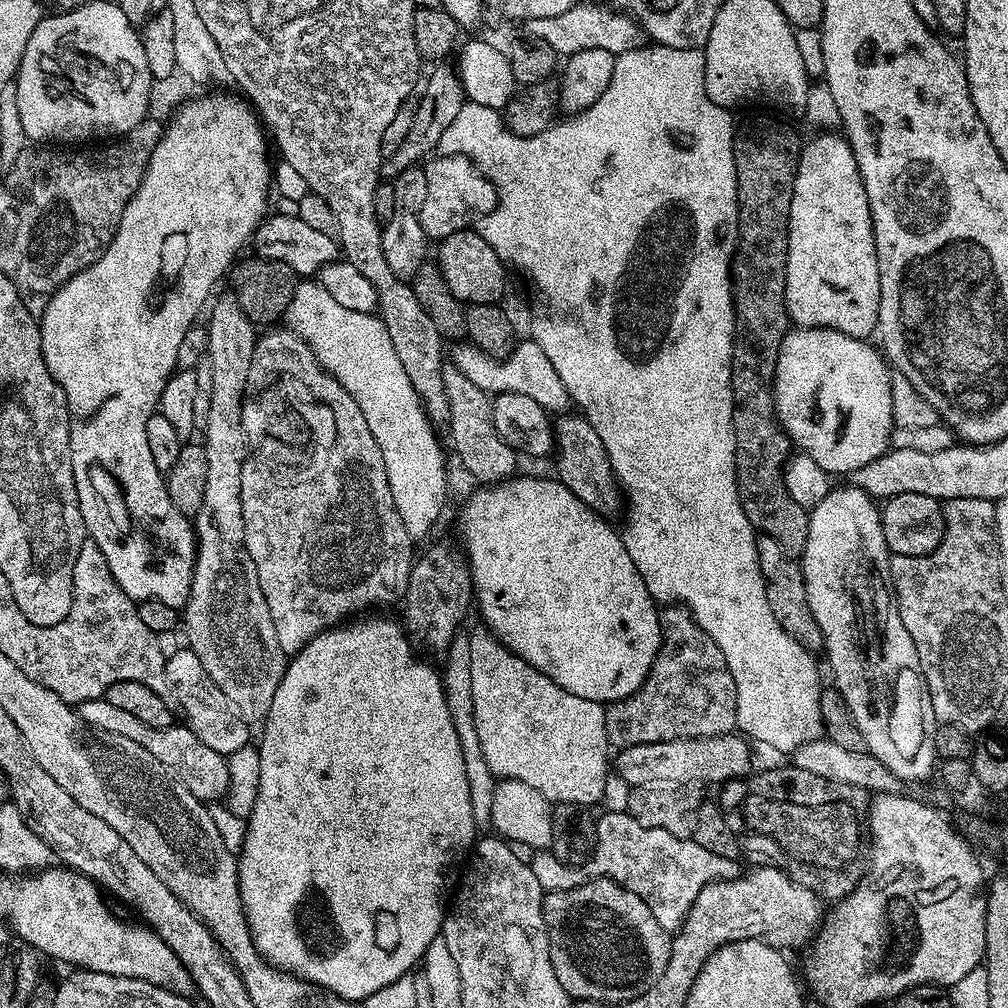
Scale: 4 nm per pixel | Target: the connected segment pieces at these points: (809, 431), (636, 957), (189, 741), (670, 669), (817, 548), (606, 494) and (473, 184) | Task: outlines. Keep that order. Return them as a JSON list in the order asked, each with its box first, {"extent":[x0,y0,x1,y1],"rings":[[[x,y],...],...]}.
[{"extent":[774,327,892,474],"rings":[[[793,327],[778,350],[774,395],[776,416],[789,441],[830,474],[857,472],[889,451],[892,438],[892,372],[881,349],[868,340],[850,338],[829,328]]]},{"extent":[544,878,673,1006],"rings":[[[607,878],[587,880],[574,890],[547,893],[544,897],[544,921],[554,974],[558,974],[558,982],[562,982],[569,997],[577,1001],[597,1000],[602,1006],[623,1005],[624,1001],[638,998],[652,989],[666,970],[666,962],[670,962],[673,937],[660,925],[658,918],[654,918],[650,906],[646,906],[646,902],[629,888],[621,888]]]},{"extent":[78,698,230,802],"rings":[[[103,698],[82,702],[78,706],[78,711],[86,723],[97,728],[105,728],[107,732],[122,734],[126,738],[130,738],[130,742],[138,742],[146,750],[150,750],[150,754],[154,754],[154,758],[158,758],[158,762],[167,766],[184,783],[186,790],[190,790],[190,794],[194,794],[194,798],[205,802],[220,802],[227,797],[228,783],[230,782],[227,759],[219,756],[214,750],[210,750],[210,746],[206,746],[206,742],[197,738],[188,727],[155,728],[146,726],[146,722],[134,718],[134,714],[130,714],[129,711],[122,710],[118,706],[110,706],[110,702]]]},{"extent":[605,606,736,744],"rings":[[[683,606],[665,607],[660,612],[660,627],[660,652],[648,677],[644,679],[644,685],[634,695],[627,696],[625,700],[616,700],[605,707],[609,741],[653,744],[663,740],[697,740],[703,736],[729,735],[736,728],[736,687],[718,642],[714,642],[714,638],[710,638],[710,634],[706,634],[706,630],[696,624],[692,613]]]},{"extent":[802,486,938,785],"rings":[[[855,486],[847,487],[833,487],[826,498],[809,511],[808,537],[802,557],[806,598],[814,622],[818,622],[818,630],[822,630],[822,652],[828,655],[828,664],[836,679],[834,687],[861,731],[868,753],[905,785],[916,784],[931,776],[933,779],[938,764],[934,746],[938,721],[918,662],[918,650],[914,650],[914,640],[906,626],[902,626],[900,607],[890,587],[890,553],[884,541],[881,509],[867,492]]]},{"extent":[554,414,622,518],"rings":[[[564,414],[554,424],[554,461],[561,484],[573,492],[586,506],[605,518],[612,518],[622,508],[622,489],[617,481],[608,451],[602,446],[602,438],[598,438],[598,430],[590,426],[583,415]]]},{"extent":[418,155,496,242],"rings":[[[440,155],[423,165],[424,201],[418,207],[420,225],[432,242],[465,231],[477,218],[496,208],[496,190],[490,186],[488,177],[477,168],[473,157]]]}]

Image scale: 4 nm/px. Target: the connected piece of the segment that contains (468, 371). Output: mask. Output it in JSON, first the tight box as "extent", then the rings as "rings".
{"extent":[450,338,570,414],"rings":[[[531,338],[517,343],[511,353],[503,358],[486,354],[477,344],[463,342],[464,344],[451,345],[450,364],[459,370],[464,377],[483,392],[499,394],[513,392],[526,394],[526,398],[534,398],[538,406],[542,406],[550,414],[564,414],[569,411],[570,401],[566,386],[562,386],[562,378],[558,378],[558,370],[550,366],[550,358],[538,346],[538,342]]]}

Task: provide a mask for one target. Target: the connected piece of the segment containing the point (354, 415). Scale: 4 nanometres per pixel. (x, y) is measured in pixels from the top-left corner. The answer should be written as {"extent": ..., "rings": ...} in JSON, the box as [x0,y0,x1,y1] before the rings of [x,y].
{"extent":[242,326,414,654],"rings":[[[276,326],[265,332],[268,333],[265,336],[263,333],[257,339],[254,354],[250,358],[250,378],[242,406],[242,426],[248,439],[248,456],[242,466],[244,545],[254,562],[254,570],[258,570],[258,586],[262,586],[262,598],[266,598],[266,606],[270,606],[270,618],[274,618],[274,634],[278,634],[278,646],[282,646],[286,654],[295,654],[303,650],[313,636],[328,628],[337,627],[357,614],[379,609],[376,608],[379,604],[403,601],[414,563],[414,541],[406,526],[402,526],[402,514],[398,514],[398,506],[394,506],[394,498],[390,494],[382,450],[378,450],[378,442],[374,442],[374,434],[370,434],[366,418],[362,418],[358,402],[354,402],[351,394],[316,361],[310,346],[297,332],[284,326]]]}

